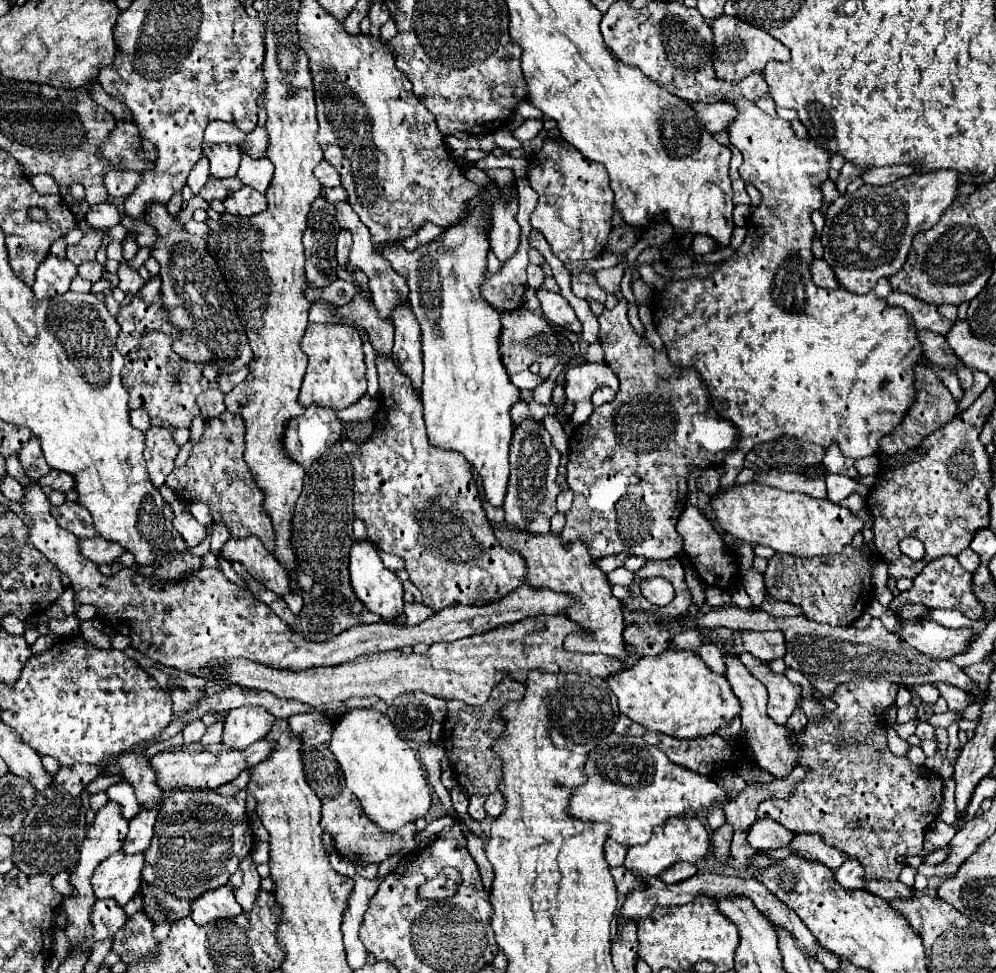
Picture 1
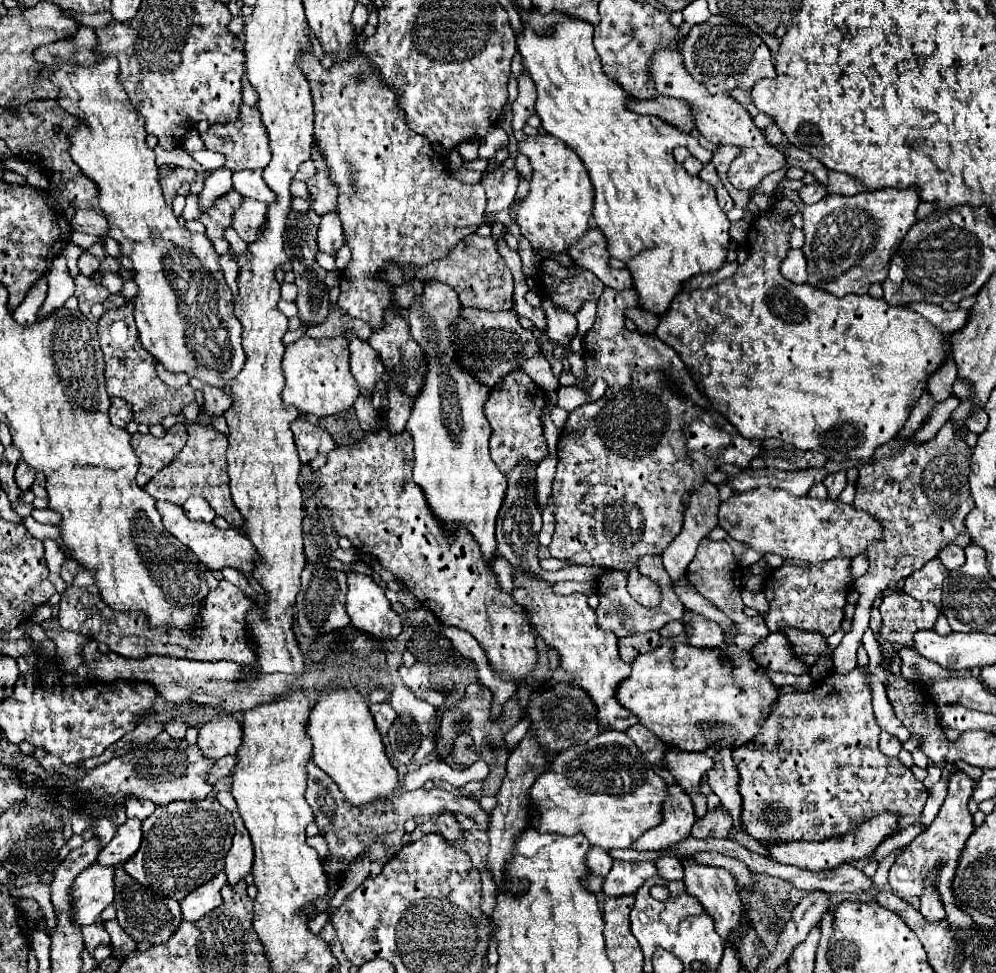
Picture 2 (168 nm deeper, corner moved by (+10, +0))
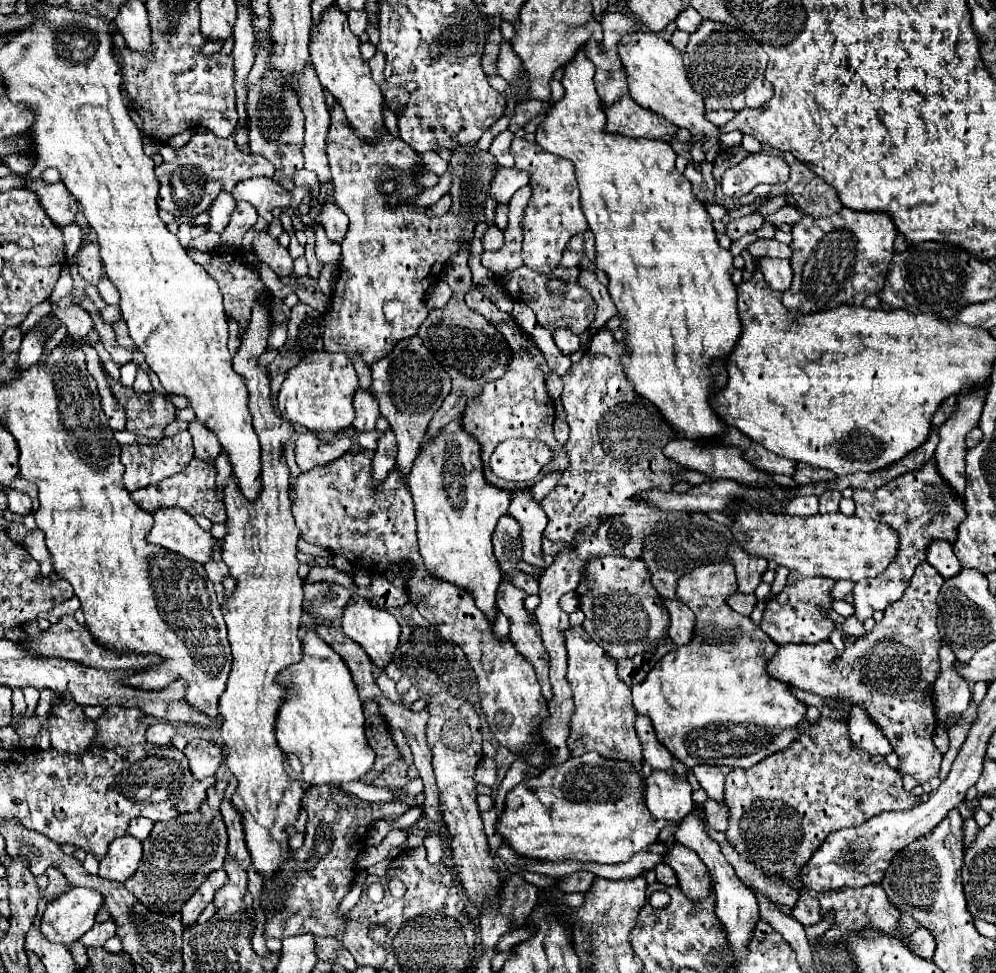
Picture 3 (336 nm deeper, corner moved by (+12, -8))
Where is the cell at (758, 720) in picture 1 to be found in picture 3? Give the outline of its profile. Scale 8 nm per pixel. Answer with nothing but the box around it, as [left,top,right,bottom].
[664,600,694,646]

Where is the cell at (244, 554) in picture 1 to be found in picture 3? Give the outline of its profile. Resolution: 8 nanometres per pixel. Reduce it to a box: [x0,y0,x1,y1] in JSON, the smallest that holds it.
[146,508,218,564]

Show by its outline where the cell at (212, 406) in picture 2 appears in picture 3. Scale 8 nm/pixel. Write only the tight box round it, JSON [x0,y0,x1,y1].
[188,422,222,462]

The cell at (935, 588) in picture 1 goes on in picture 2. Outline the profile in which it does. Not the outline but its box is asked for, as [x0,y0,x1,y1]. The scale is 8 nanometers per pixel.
[904,558,948,610]

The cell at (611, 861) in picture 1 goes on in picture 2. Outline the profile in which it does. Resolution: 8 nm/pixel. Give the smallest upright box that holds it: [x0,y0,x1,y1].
[586,846,614,876]

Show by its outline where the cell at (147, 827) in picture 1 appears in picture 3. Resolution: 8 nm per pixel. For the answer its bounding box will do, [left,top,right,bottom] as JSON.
[100,836,142,882]

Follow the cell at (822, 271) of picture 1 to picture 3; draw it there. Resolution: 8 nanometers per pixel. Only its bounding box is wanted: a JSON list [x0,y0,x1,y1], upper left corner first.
[754,258,792,292]

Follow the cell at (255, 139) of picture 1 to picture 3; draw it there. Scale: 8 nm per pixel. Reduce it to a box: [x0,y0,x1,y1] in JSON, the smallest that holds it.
[154,132,274,224]

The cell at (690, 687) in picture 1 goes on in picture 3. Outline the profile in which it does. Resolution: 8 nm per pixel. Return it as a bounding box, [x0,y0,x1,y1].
[632,562,806,768]

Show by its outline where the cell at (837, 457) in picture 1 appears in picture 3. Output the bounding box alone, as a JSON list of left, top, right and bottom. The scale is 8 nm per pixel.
[820,490,842,512]

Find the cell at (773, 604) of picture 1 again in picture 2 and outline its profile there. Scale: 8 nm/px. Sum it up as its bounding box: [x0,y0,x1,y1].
[742,590,770,616]

